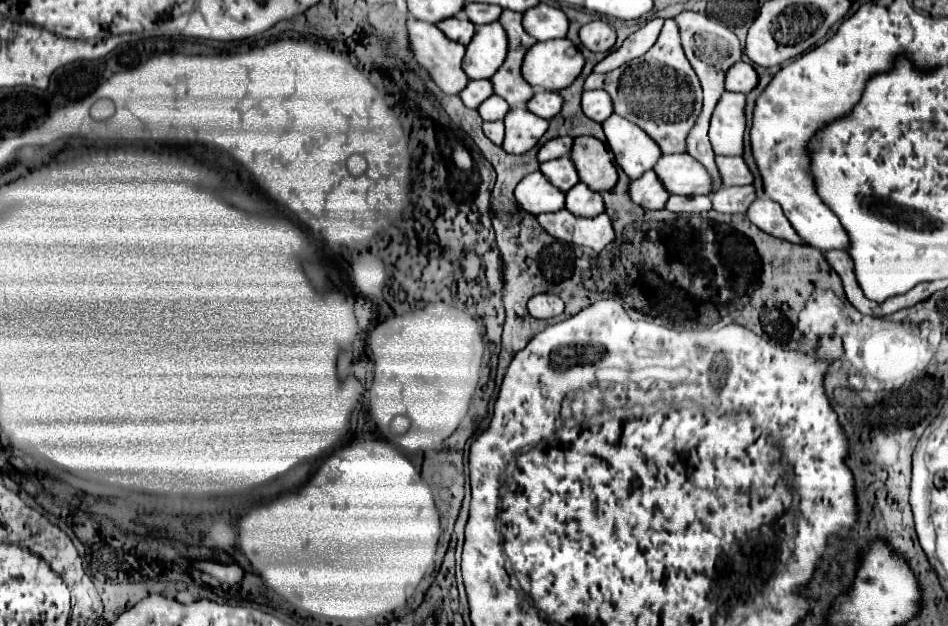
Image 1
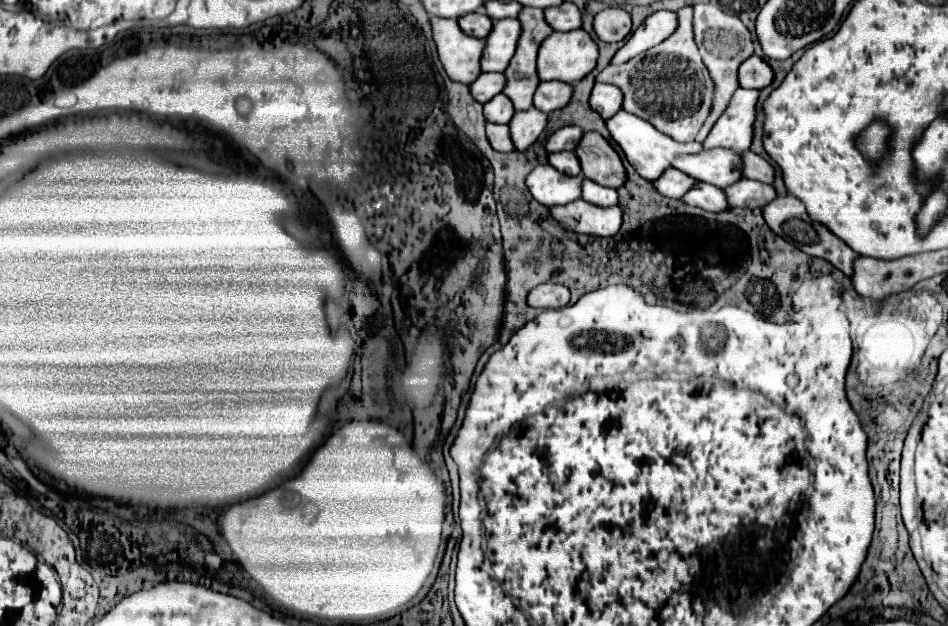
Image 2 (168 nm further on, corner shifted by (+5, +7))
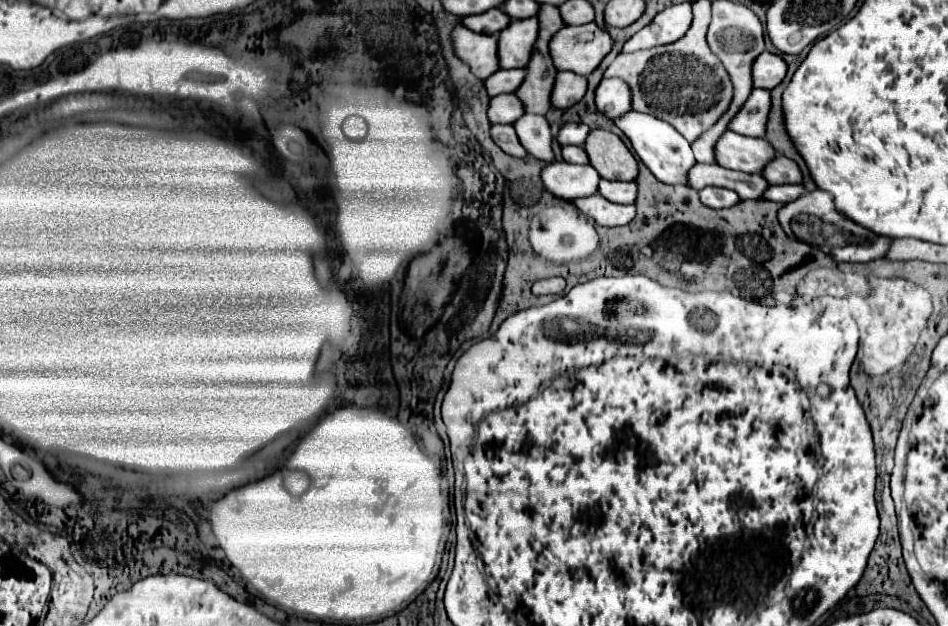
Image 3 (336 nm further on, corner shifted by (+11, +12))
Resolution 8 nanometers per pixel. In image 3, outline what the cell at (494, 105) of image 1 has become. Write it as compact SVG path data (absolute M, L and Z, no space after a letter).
M513 93L493 97L487 111L491 123L509 123L509 125L513 125L523 113L525 105L521 105L521 99L517 99L517 95Z

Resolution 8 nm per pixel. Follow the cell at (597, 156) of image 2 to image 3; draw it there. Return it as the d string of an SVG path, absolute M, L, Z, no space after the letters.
M593 129L585 141L585 151L591 159L591 165L603 179L609 181L637 179L639 161L615 133Z

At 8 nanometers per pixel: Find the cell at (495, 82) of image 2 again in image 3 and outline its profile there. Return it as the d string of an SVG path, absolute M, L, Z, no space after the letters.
M499 69L493 77L485 81L485 87L491 97L501 95L501 93L515 93L517 87L525 81L525 71L523 69Z

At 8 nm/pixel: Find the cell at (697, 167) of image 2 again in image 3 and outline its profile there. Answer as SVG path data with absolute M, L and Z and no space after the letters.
M725 131L715 147L715 155L717 163L725 169L759 173L765 169L765 163L769 163L769 159L777 157L777 151L763 137L745 137L733 131Z

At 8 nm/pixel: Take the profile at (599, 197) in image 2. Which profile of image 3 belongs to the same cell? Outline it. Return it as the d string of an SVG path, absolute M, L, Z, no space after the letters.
M605 181L599 183L599 193L613 203L635 203L637 199L637 183L623 183L623 181Z

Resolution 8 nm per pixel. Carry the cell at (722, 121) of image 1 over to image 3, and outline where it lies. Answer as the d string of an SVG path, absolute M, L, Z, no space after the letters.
M753 89L743 109L733 117L729 129L739 135L763 137L771 111L771 93L767 89Z

